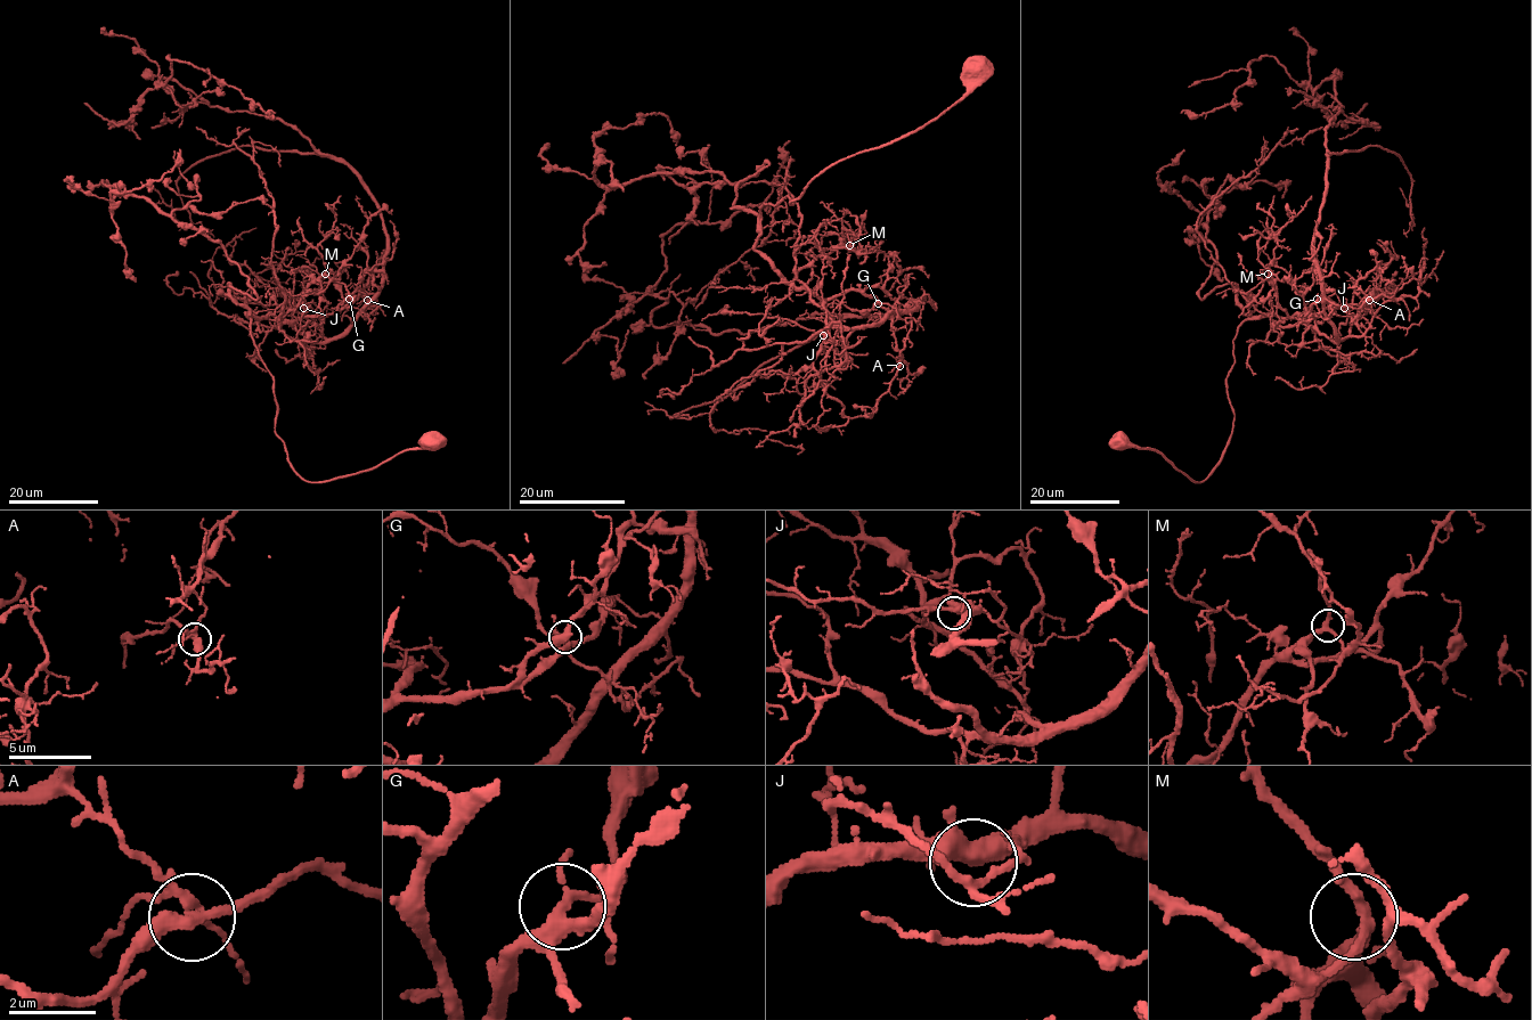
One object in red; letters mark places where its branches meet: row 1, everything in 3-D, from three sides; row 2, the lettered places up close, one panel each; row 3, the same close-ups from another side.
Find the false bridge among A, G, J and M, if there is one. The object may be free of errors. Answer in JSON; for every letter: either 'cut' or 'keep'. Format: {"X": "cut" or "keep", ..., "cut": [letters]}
{"A": "cut", "G": "keep", "J": "keep", "M": "keep", "cut": ["A"]}

